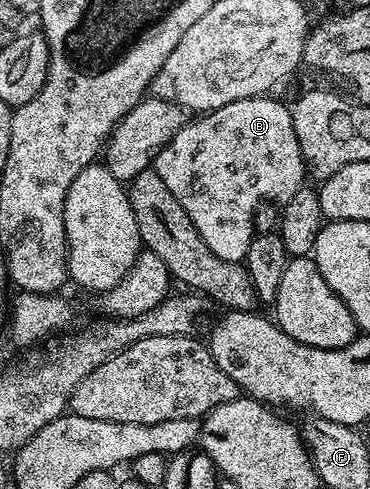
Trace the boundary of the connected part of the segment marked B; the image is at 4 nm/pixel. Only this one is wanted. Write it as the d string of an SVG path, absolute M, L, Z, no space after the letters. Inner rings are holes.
M261 96L234 100L234 104L226 104L222 108L201 113L193 118L196 118L193 122L192 119L185 121L184 127L158 152L154 169L158 172L158 176L162 176L162 184L166 184L166 188L170 188L170 192L174 192L174 200L178 200L178 204L182 204L182 208L186 208L194 228L198 228L198 236L202 236L202 240L206 240L206 248L210 248L210 252L214 252L214 256L222 256L222 260L244 262L248 257L248 249L252 239L258 230L256 227L256 209L263 202L282 204L286 200L290 200L290 196L294 196L294 192L298 192L306 182L304 157L298 148L298 136L294 136L291 109L287 105L283 106L282 103L275 102L272 96Z

